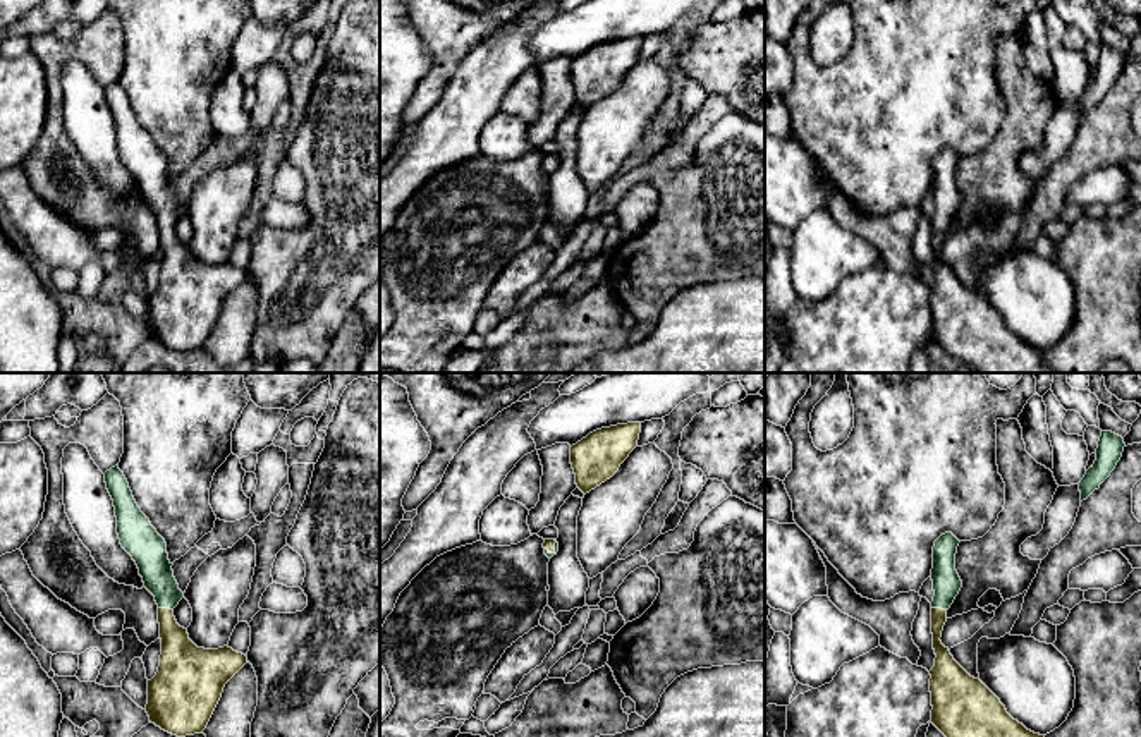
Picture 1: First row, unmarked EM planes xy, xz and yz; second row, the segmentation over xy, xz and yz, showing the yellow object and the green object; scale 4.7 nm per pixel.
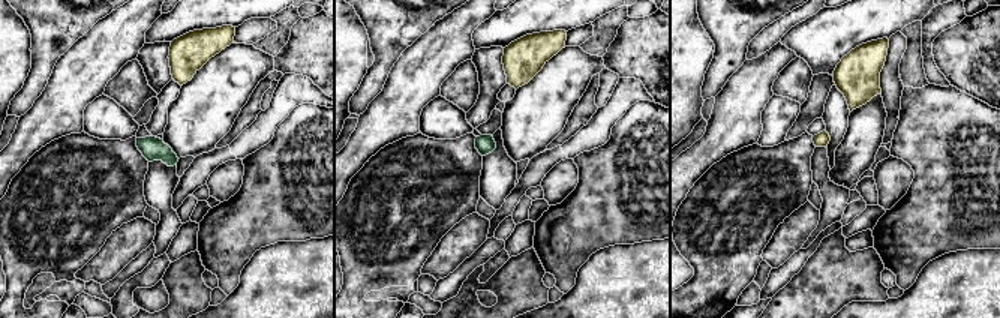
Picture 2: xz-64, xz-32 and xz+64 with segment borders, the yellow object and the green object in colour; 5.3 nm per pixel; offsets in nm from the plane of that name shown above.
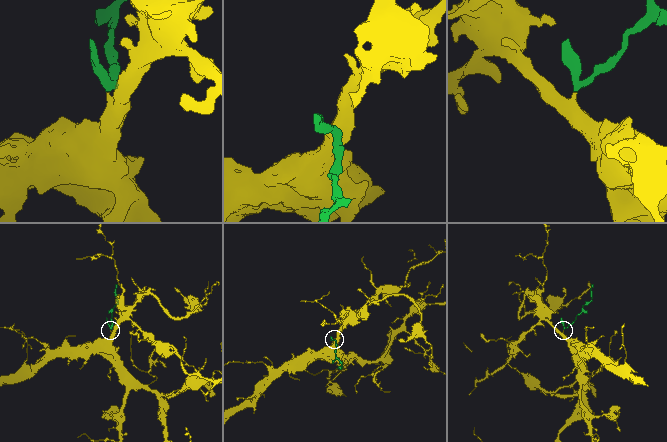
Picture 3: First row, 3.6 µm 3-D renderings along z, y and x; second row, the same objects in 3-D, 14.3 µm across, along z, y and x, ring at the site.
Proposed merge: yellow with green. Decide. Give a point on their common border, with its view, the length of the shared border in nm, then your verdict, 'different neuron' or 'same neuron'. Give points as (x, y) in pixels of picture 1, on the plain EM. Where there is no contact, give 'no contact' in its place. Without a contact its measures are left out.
meets yellow in xy at (165, 224); contact 70 nm long; same neuron

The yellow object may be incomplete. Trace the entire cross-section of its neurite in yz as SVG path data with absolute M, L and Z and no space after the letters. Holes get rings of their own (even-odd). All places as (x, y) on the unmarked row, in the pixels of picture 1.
M942 149L933 161L931 249L935 282L930 285L931 338L976 373L1052 373L1045 350L1014 335L1000 314L971 292L940 256L947 225L962 203L955 186L959 155Z

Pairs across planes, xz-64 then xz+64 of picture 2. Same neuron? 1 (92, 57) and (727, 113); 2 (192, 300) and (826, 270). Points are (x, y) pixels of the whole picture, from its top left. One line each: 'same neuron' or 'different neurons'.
1: same neuron
2: same neuron

